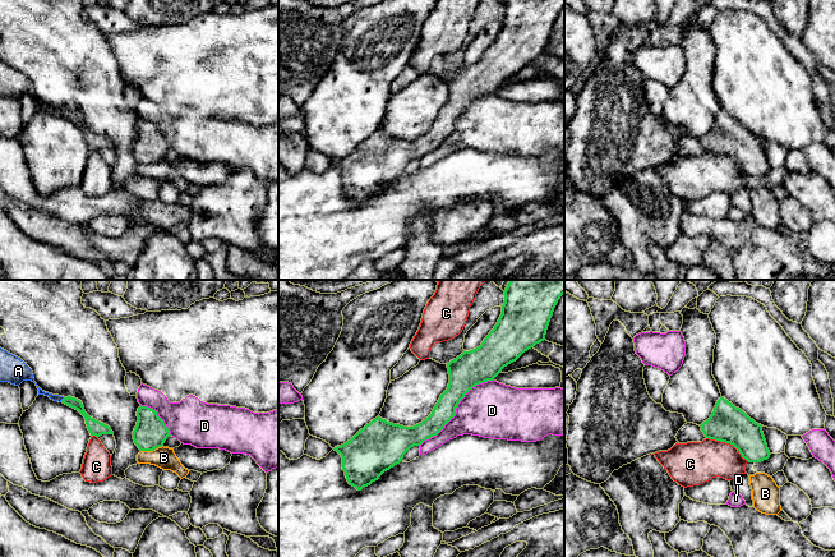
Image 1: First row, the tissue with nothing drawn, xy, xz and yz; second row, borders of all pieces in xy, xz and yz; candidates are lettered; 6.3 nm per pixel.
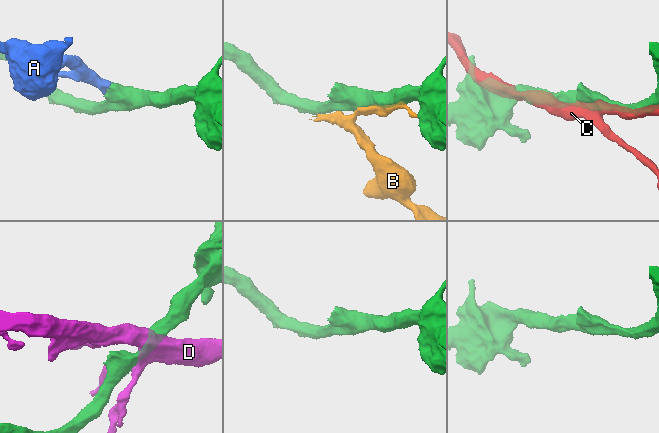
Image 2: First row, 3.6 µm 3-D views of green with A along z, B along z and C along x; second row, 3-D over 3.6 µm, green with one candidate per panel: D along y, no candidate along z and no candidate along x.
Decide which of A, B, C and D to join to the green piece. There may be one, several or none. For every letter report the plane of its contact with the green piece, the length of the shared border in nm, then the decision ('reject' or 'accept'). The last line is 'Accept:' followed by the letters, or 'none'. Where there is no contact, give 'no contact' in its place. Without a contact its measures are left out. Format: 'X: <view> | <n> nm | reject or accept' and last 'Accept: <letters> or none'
A: xy | 40 nm | accept
B: xy | 150 nm | reject
C: yz | 320 nm | reject
D: xz | 650 nm | reject
Accept: A

